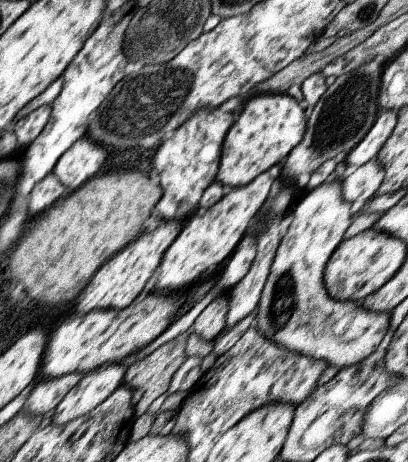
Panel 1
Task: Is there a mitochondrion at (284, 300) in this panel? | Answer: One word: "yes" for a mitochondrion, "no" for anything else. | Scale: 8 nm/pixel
yes

